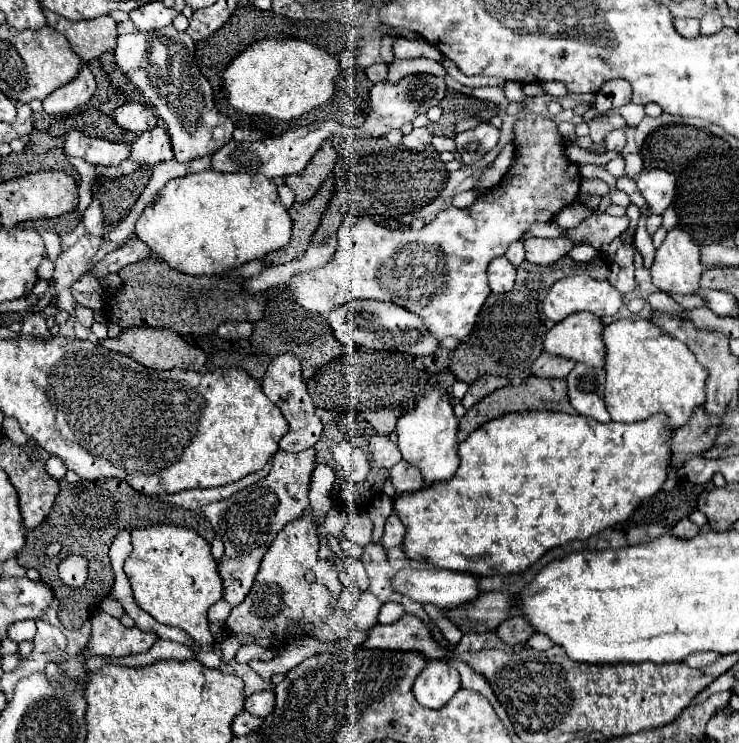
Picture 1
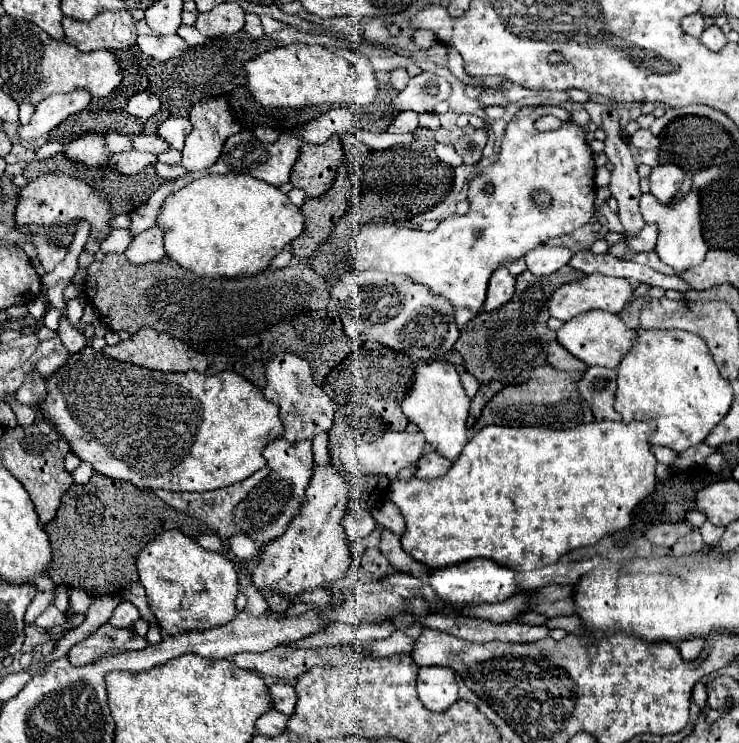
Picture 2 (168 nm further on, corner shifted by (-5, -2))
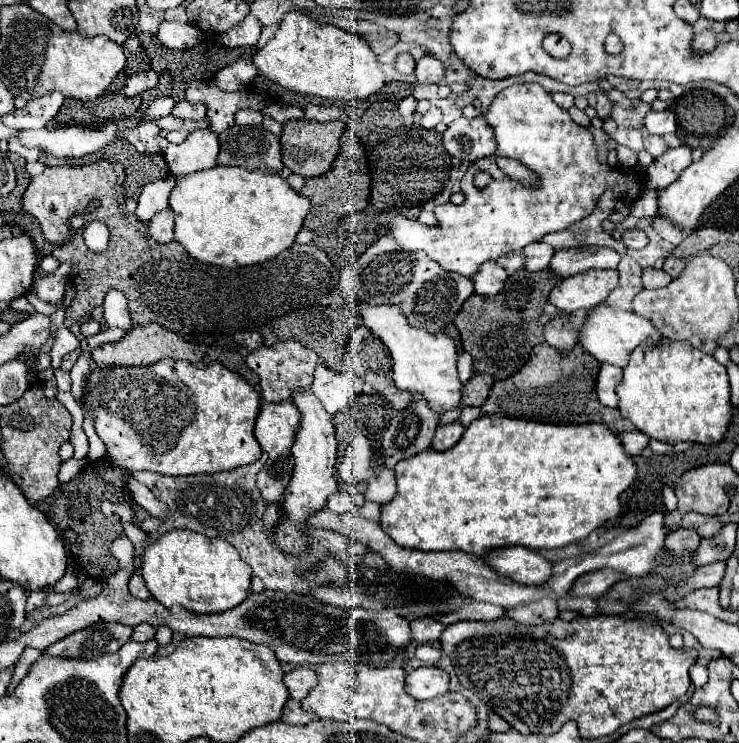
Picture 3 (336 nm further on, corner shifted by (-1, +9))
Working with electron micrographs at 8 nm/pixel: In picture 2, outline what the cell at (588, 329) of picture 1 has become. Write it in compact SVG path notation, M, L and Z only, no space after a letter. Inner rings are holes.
M598 309L590 313L580 313L558 329L558 343L564 349L568 349L574 357L584 361L588 367L598 365L598 367L616 369L624 359L624 355L634 347L636 339L638 339L636 329L630 329L618 315L598 311Z

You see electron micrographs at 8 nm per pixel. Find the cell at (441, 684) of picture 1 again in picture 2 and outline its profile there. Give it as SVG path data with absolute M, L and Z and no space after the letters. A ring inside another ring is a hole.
M420 667L418 697L426 709L440 713L458 701L454 671L448 667Z

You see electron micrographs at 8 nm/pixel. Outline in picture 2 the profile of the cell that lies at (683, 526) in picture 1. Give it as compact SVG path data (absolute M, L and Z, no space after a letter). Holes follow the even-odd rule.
M694 529L690 535L686 535L684 539L680 539L680 541L672 547L672 553L684 555L684 553L690 553L690 551L702 551L702 547L704 547L702 535L700 535L698 529Z

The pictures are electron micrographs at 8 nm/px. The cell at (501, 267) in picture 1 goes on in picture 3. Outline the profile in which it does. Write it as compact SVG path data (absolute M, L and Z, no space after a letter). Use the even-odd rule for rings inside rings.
M484 262L480 266L480 272L476 274L474 294L484 296L484 298L492 298L504 288L506 280L508 280L508 274L498 262Z

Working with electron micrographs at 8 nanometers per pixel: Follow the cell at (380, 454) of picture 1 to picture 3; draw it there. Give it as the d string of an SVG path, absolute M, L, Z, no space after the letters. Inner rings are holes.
M422 400L412 402L406 410L398 412L380 436L380 454L386 458L386 468L402 458L426 450L432 442L440 416L436 416Z

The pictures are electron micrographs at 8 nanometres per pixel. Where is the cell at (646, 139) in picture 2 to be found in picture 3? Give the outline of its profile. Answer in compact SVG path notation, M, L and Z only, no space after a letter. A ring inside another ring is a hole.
M668 110L648 112L644 116L644 128L650 134L658 134L658 136L672 134L676 130L676 116L672 116L672 112L668 112Z

